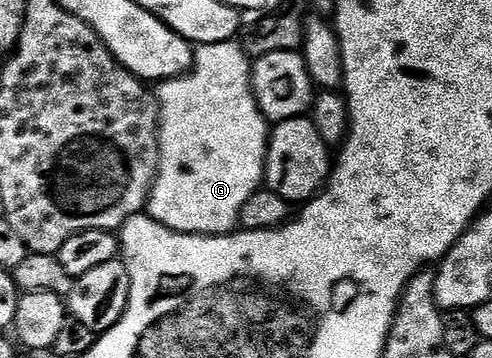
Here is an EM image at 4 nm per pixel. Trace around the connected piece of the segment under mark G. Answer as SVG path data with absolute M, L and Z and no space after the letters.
M236 41L197 46L192 70L175 79L165 79L154 94L160 104L160 170L152 182L147 214L183 235L226 235L237 230L242 205L265 182L264 163L268 160L270 138L270 124L252 92L252 68L243 46Z

